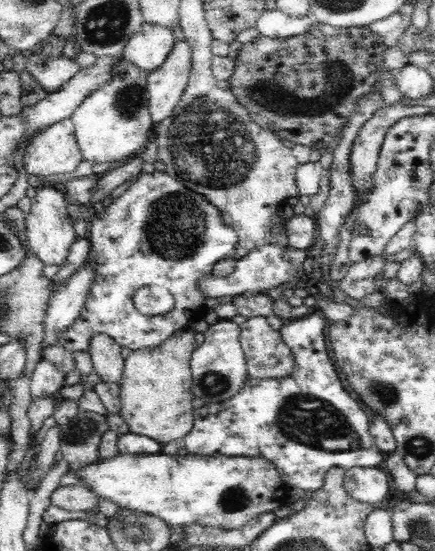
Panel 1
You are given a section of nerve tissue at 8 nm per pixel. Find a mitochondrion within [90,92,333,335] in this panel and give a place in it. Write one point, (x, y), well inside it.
(210, 147)

